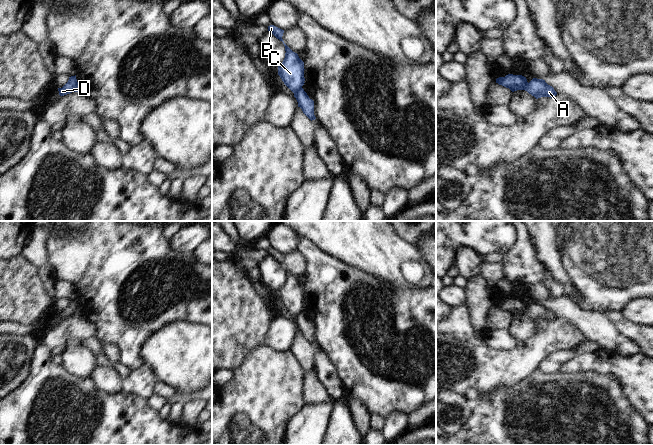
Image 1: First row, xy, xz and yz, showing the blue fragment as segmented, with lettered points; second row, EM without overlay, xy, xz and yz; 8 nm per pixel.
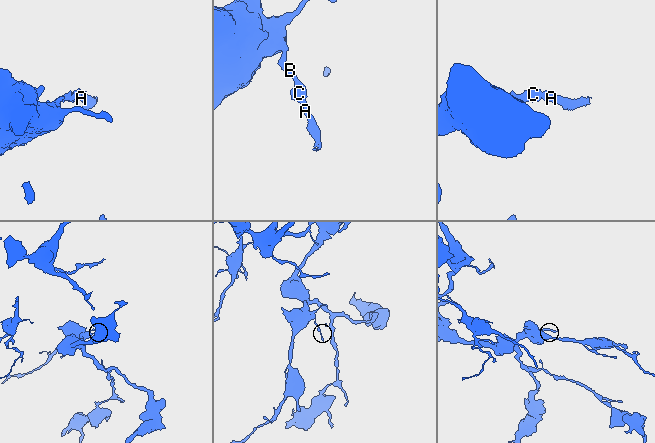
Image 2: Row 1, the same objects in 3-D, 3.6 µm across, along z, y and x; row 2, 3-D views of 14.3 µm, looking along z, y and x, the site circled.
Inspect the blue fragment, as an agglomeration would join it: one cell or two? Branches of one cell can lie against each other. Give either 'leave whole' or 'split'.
split

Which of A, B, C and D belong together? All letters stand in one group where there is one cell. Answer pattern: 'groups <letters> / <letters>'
groups A / B C D

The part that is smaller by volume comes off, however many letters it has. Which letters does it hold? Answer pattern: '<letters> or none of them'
A

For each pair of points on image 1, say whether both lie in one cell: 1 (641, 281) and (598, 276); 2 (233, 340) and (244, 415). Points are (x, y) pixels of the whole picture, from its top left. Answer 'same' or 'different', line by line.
1: same
2: different

